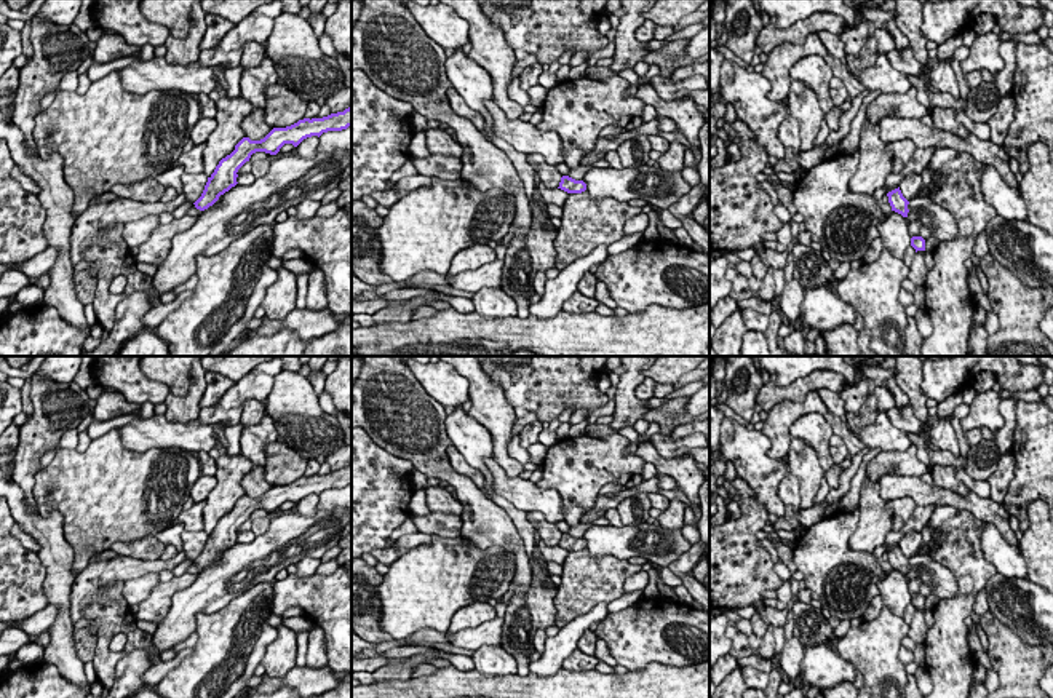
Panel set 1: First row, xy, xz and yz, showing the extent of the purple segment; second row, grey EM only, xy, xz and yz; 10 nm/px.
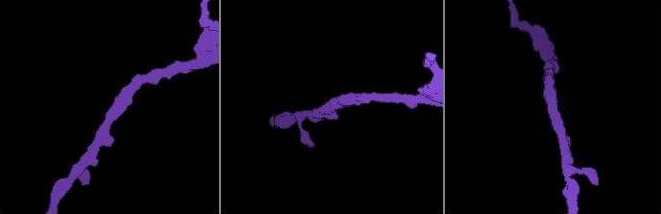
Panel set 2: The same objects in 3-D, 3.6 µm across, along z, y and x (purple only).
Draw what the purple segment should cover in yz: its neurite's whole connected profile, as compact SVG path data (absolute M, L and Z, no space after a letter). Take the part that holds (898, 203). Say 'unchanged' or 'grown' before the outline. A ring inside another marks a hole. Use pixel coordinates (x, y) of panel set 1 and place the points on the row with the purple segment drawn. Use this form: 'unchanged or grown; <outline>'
unchanged; M900 187L888 192L887 196L888 196L888 203L892 206L892 211L901 214L903 217L908 217L908 212L909 212L908 204L909 204L909 201L903 196Z

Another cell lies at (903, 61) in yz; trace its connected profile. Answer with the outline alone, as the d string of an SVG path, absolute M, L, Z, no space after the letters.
M904 48L901 51L892 50L887 53L887 58L892 64L893 69L900 70L901 73L906 75L914 75L919 78L924 78L924 67L922 64L914 58L914 53L911 48Z

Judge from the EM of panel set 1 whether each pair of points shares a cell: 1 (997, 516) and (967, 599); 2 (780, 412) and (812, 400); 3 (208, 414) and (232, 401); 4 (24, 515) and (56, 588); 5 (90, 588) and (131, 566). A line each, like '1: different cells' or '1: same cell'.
1: different cells
2: same cell
3: same cell
4: same cell
5: same cell

